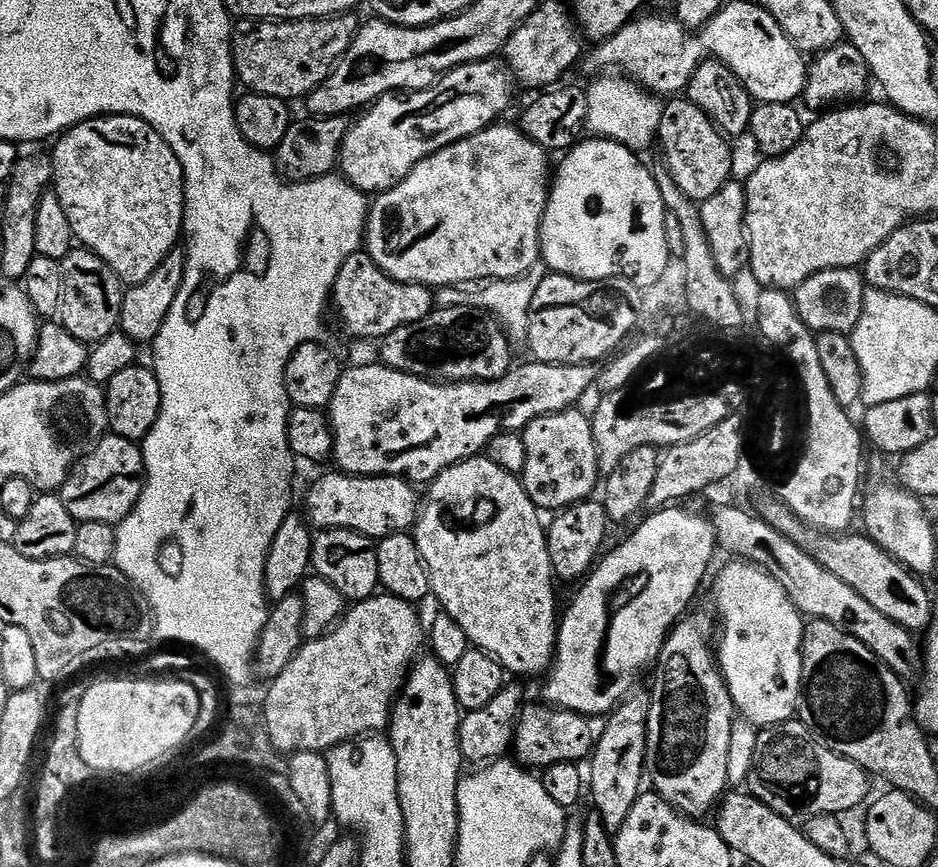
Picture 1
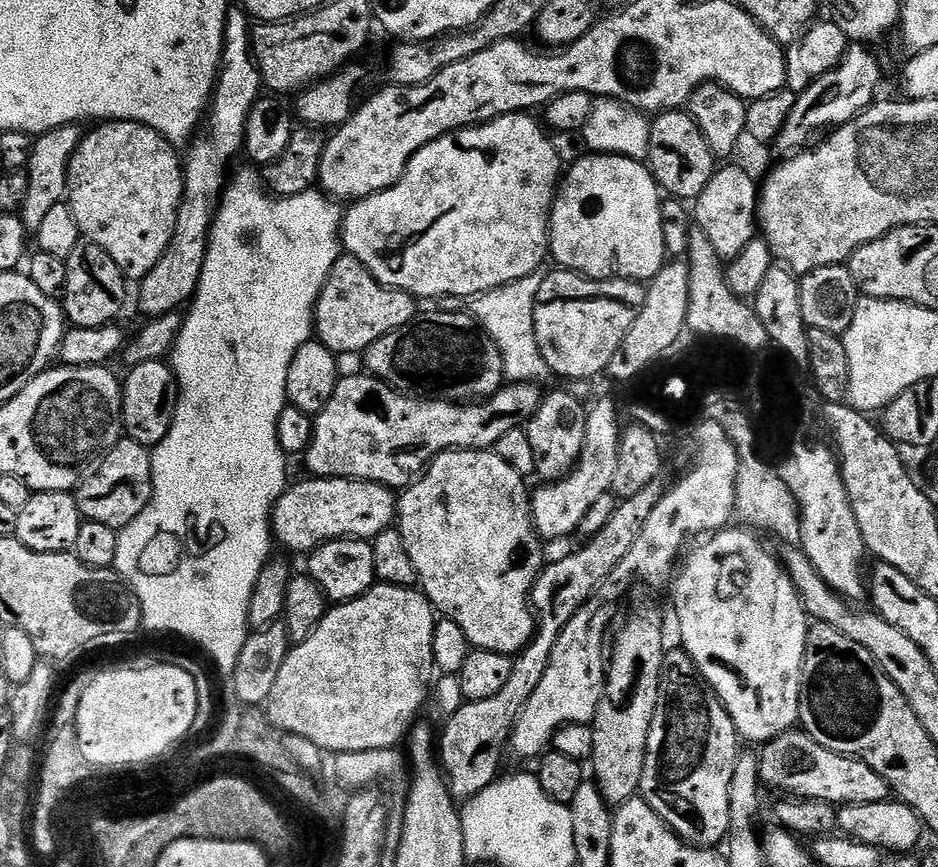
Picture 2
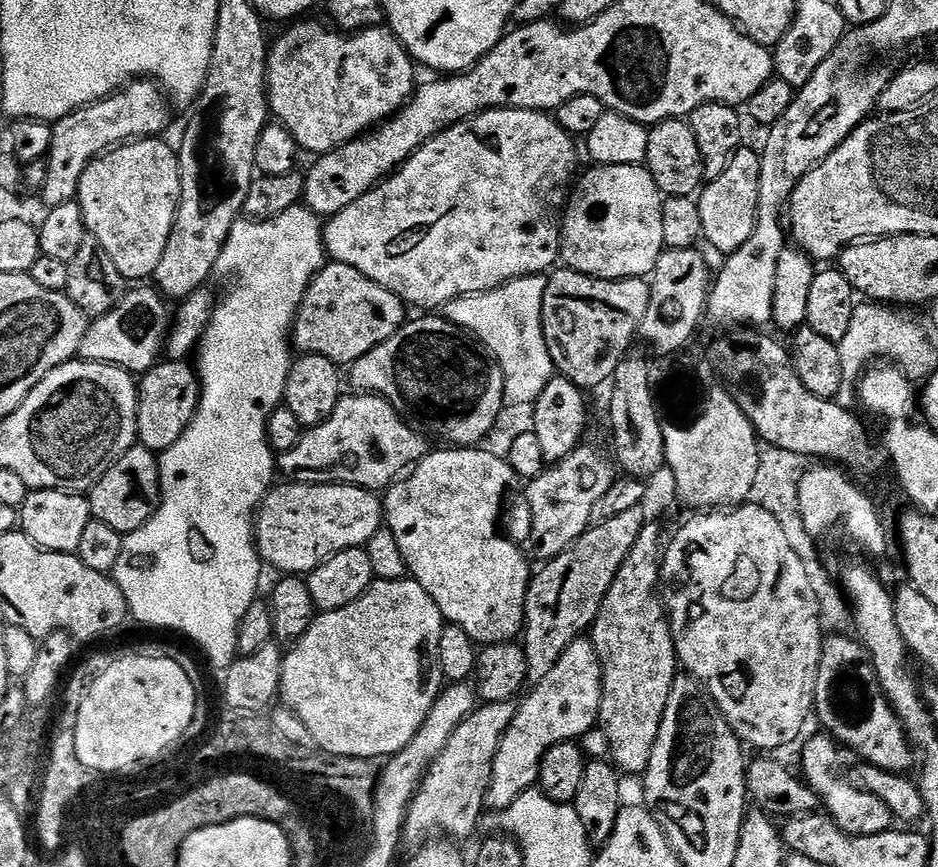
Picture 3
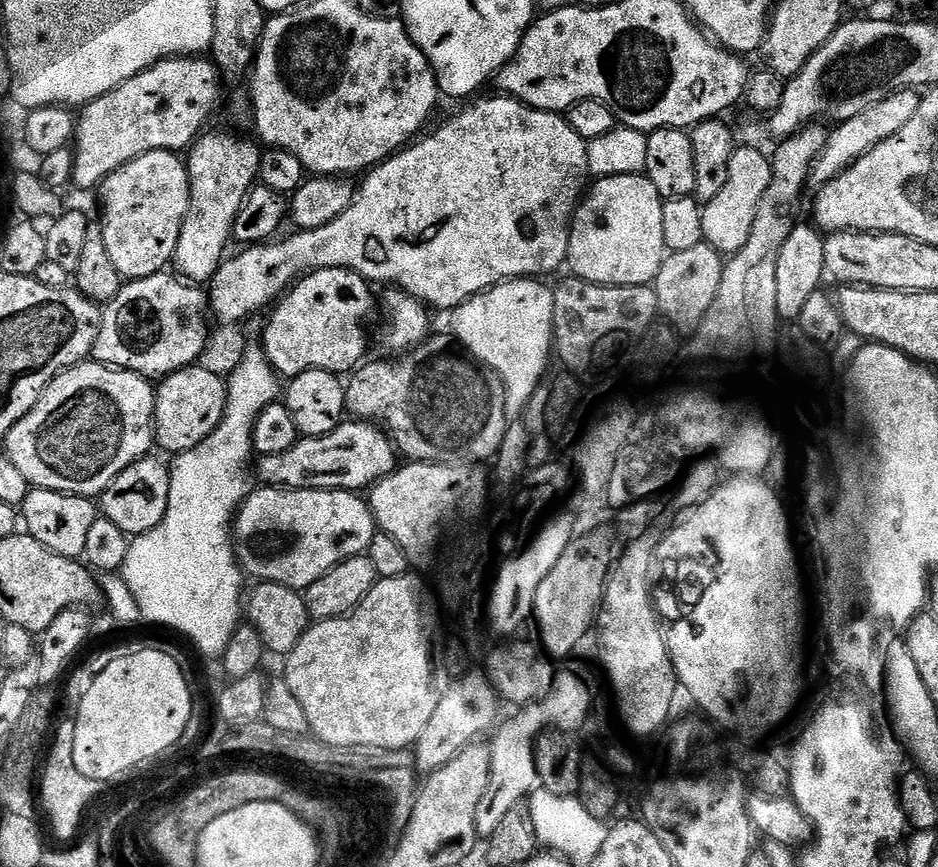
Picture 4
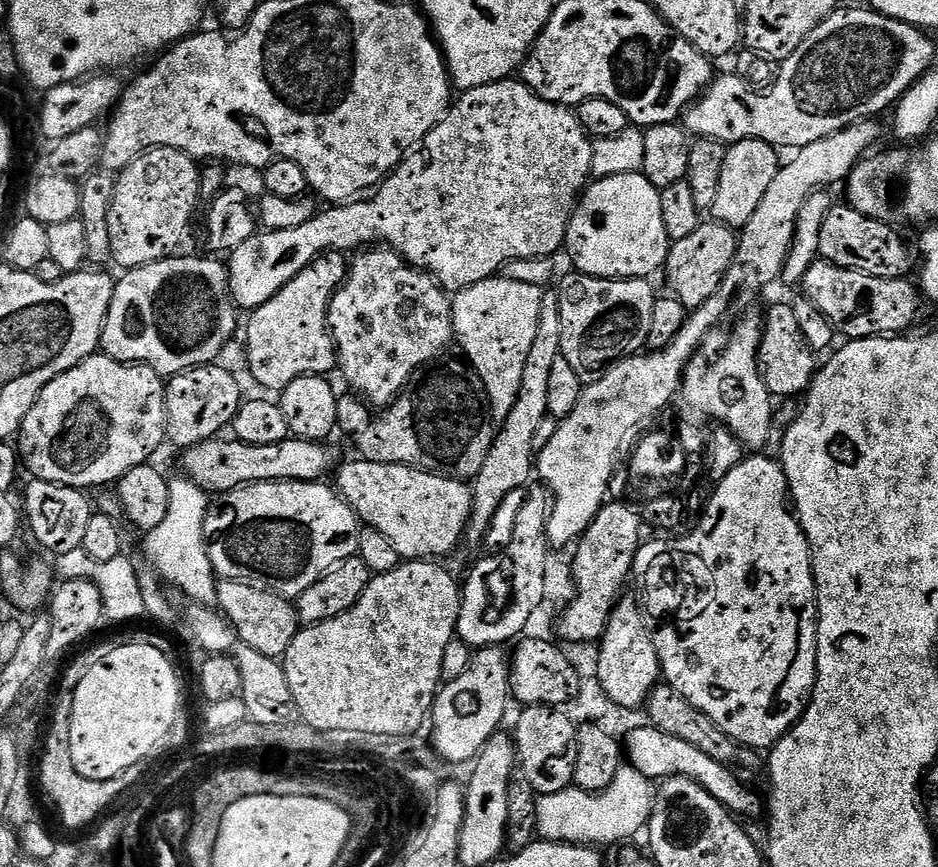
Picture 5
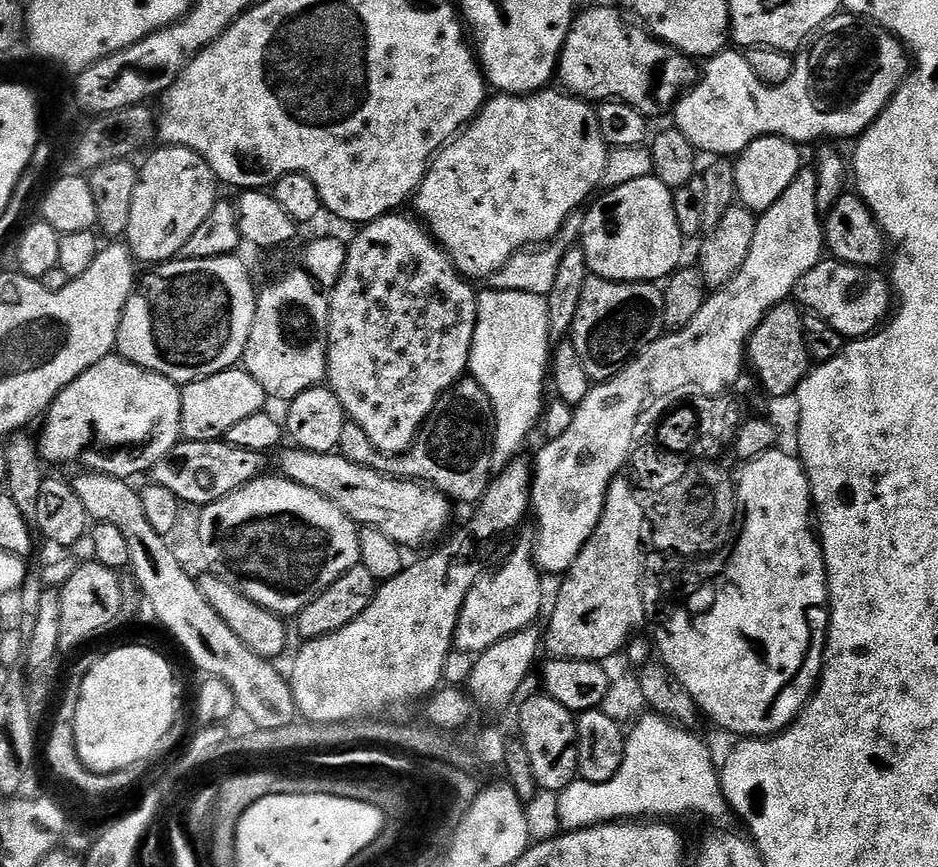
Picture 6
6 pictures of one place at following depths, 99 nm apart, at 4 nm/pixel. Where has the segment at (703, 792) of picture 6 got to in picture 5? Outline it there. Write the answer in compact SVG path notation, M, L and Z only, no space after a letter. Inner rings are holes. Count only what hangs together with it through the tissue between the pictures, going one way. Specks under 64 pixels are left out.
M622 766L614 782L601 792L584 792L575 786L558 794L546 794L537 799L536 827L539 835L556 844L601 846L628 840L645 831L656 807L657 789L653 781L631 766Z

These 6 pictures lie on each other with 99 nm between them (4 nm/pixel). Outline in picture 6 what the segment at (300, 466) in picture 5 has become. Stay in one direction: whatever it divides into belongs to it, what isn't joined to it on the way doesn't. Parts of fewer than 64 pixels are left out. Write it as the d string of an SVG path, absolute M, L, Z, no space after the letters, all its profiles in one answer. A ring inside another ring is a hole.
M181 439L180 443L174 446L174 450L166 454L166 458L162 458L152 467L150 476L158 486L166 486L170 494L177 496L181 505L203 506L218 502L226 494L257 479L265 471L264 460L266 460L265 453L242 450L223 439Z

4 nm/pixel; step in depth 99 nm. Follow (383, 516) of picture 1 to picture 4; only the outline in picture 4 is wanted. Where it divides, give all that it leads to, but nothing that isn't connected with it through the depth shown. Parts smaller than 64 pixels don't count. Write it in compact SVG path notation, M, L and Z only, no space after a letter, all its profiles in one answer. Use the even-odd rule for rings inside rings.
M260 486L257 489L257 492L255 489L240 505L234 517L234 527L230 532L236 550L236 562L249 577L251 577L250 575L253 576L251 578L253 581L263 582L269 580L275 584L290 586L297 590L309 588L314 582L318 582L318 578L322 578L322 574L326 574L326 570L338 566L344 560L349 560L351 556L367 553L370 542L378 534L376 519L372 516L372 510L368 507L368 501L363 495L345 492L339 488L273 488L271 486Z

